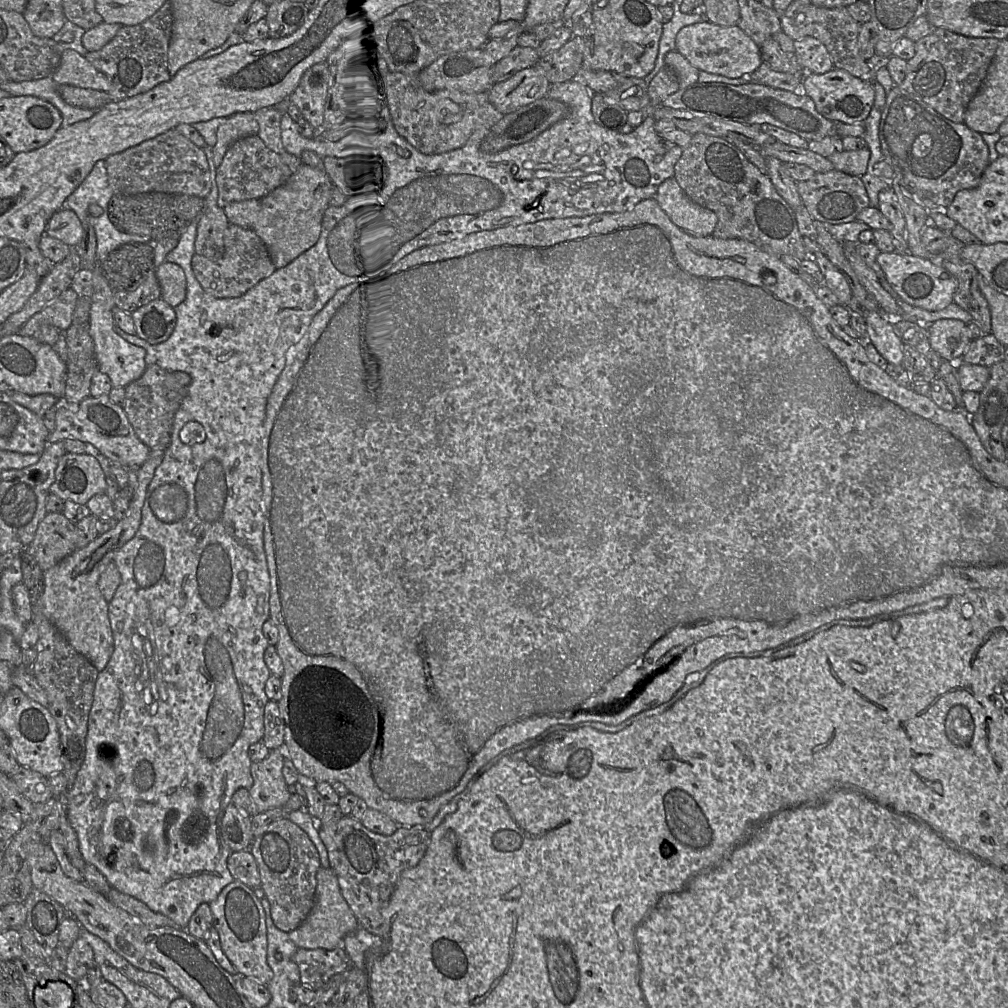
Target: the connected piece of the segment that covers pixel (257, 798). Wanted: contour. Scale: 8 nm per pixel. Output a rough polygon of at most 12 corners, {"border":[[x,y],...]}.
{"border":[[281,751],[252,762],[254,814],[283,807],[290,794]]}

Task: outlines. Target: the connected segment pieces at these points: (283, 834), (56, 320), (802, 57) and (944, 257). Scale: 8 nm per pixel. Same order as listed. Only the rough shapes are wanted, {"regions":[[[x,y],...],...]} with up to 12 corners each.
{"regions":[[[287,817],[249,848],[274,925],[310,913],[319,854]],[[68,288],[18,331],[33,336],[42,325],[66,331],[78,294]],[[818,39],[794,41],[797,60],[808,73],[834,69]],[[949,233],[936,261],[957,280],[953,301],[991,333],[979,272],[960,256],[964,244]]]}

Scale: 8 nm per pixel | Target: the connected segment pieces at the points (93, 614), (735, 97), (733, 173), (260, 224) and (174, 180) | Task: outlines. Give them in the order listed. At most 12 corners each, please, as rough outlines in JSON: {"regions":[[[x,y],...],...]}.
{"regions":[[[164,453],[138,468],[124,518],[44,574],[36,607],[99,672],[114,641],[98,588],[138,531]],[[697,81],[662,105],[808,142],[837,135],[801,89]],[[693,134],[674,166],[713,236],[811,258],[794,210],[728,139]],[[301,164],[267,195],[232,202],[276,269],[319,239],[332,182]],[[175,129],[105,162],[114,193],[204,199],[204,149]]]}

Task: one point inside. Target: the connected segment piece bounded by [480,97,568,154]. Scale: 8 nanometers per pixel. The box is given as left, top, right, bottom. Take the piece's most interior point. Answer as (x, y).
(523, 125)

